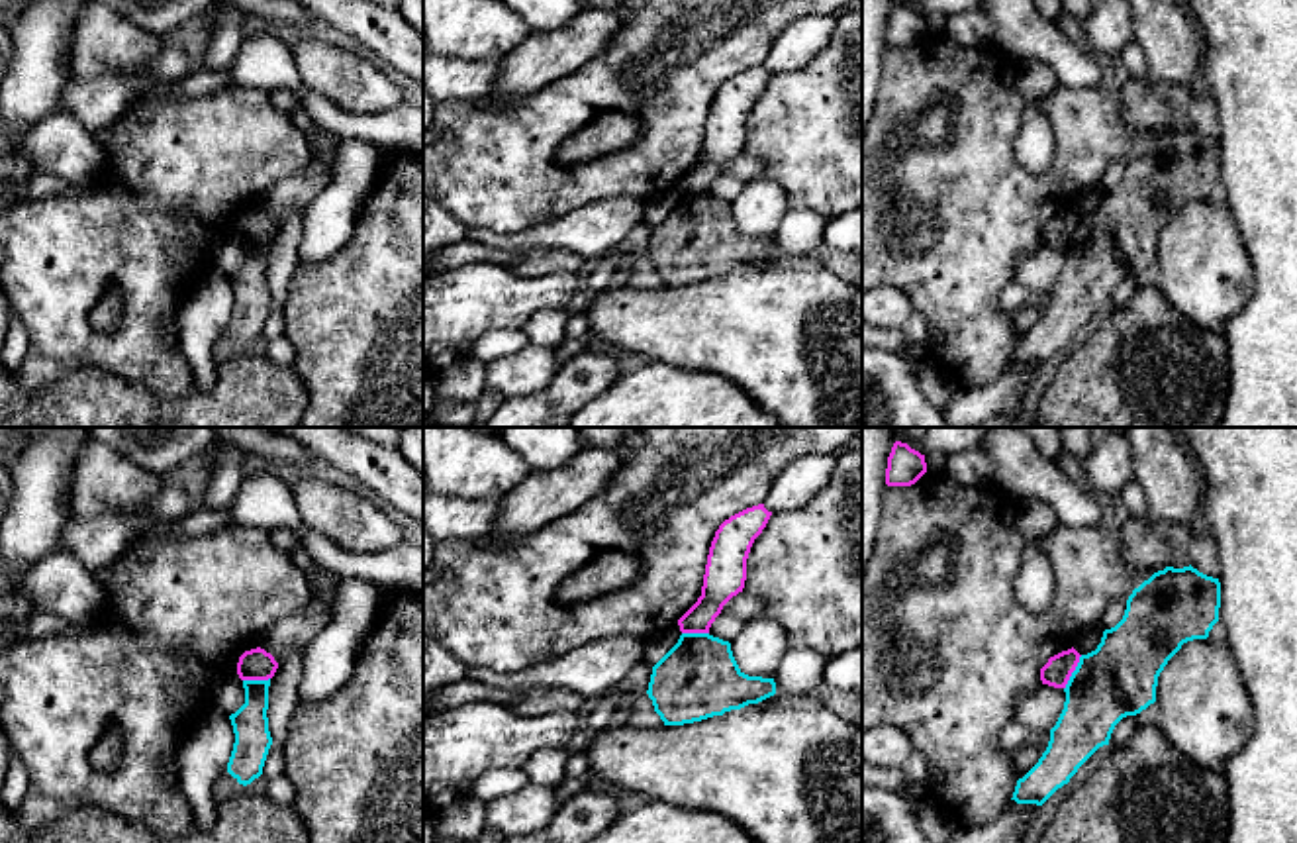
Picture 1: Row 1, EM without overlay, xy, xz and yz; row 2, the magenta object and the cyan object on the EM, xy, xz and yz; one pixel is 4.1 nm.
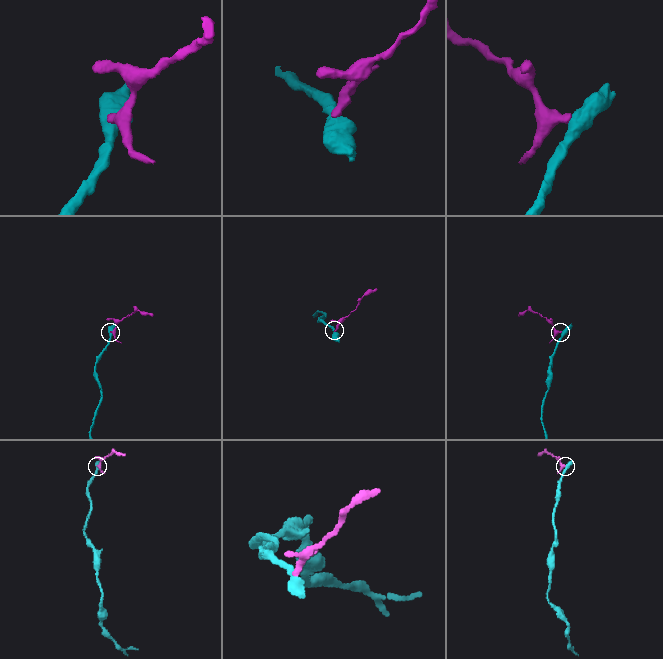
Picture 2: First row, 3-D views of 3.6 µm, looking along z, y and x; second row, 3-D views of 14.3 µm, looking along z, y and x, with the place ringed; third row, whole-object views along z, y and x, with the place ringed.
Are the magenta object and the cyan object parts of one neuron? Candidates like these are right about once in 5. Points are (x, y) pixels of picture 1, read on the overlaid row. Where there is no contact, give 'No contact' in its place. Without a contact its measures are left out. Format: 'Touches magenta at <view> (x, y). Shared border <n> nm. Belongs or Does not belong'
Touches magenta at yz (1072, 671). Shared border 160 nm. Does not belong

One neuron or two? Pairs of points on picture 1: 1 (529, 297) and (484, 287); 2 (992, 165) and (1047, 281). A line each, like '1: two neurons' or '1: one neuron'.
1: one neuron
2: two neurons

